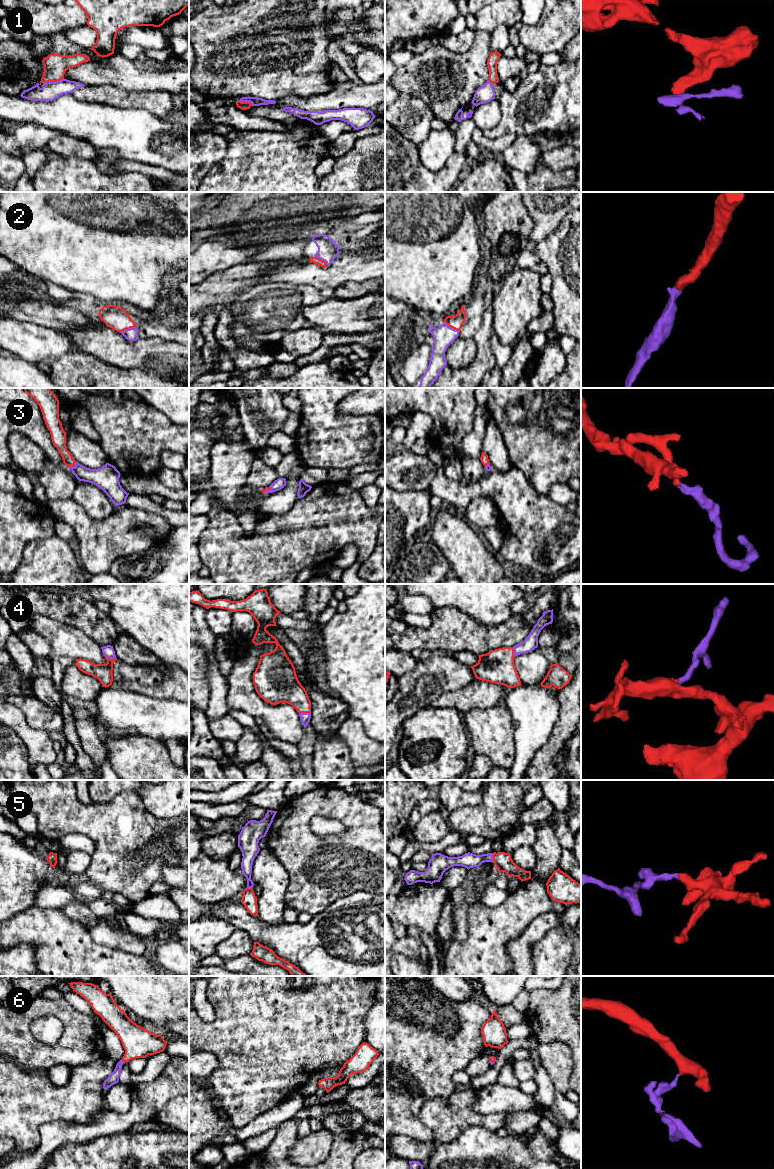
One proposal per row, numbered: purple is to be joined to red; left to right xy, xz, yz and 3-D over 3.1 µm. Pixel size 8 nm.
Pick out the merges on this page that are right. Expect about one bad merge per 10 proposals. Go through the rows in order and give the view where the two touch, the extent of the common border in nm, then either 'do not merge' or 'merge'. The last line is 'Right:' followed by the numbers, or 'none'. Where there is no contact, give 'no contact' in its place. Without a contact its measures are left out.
1: contact in xy; length 170 nm; do not merge
2: contact in xy; length 140 nm; merge
3: contact in xy; length 80 nm; merge
4: contact in xy; length 110 nm; merge
5: contact in yz; length 70 nm; merge
6: contact in xy; length 40 nm; merge
Right: 2, 3, 4, 5, 6

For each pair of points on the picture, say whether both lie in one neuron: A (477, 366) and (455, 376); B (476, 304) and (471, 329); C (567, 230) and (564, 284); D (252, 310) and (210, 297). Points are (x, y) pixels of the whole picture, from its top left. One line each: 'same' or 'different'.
A: same
B: same
C: same
D: different

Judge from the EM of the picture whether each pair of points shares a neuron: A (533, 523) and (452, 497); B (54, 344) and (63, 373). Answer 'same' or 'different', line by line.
A: same
B: different

